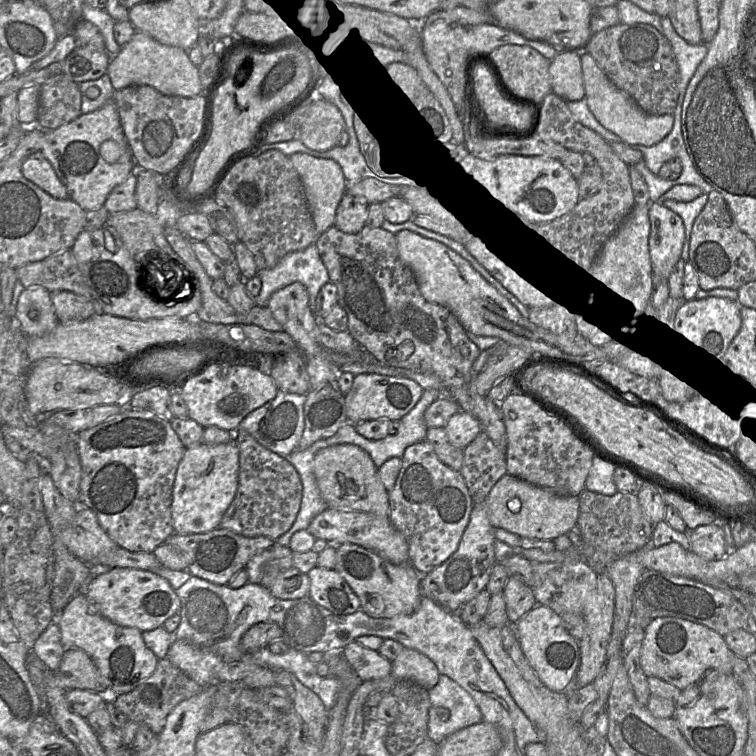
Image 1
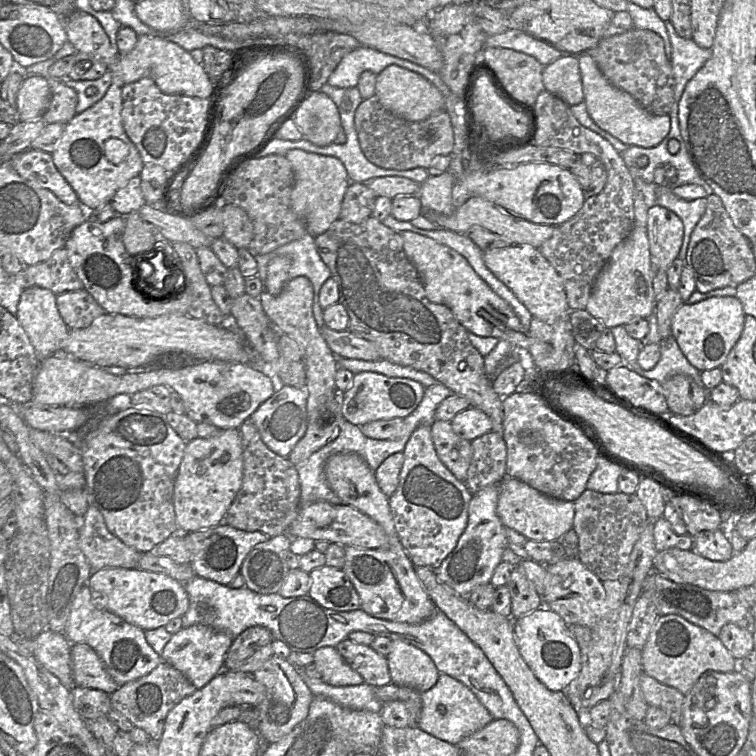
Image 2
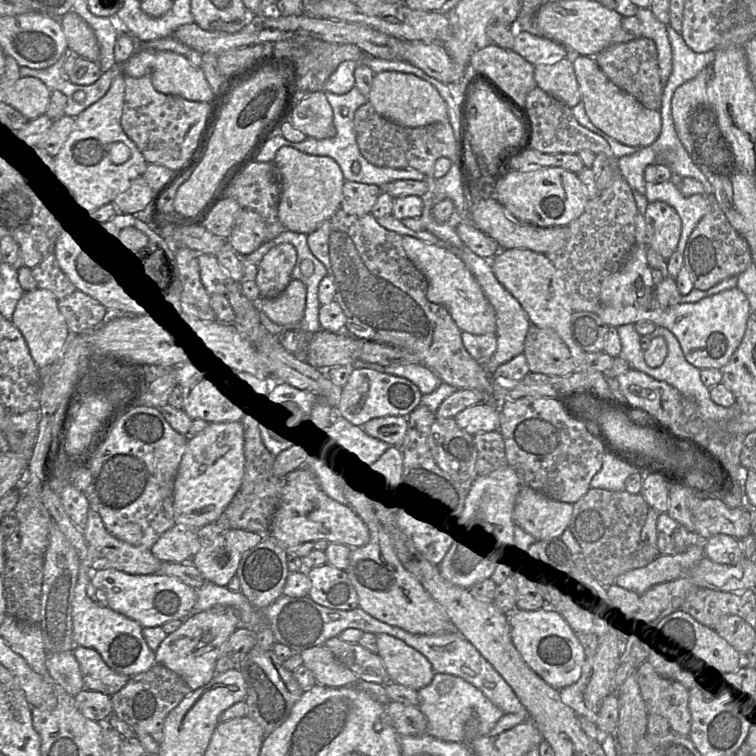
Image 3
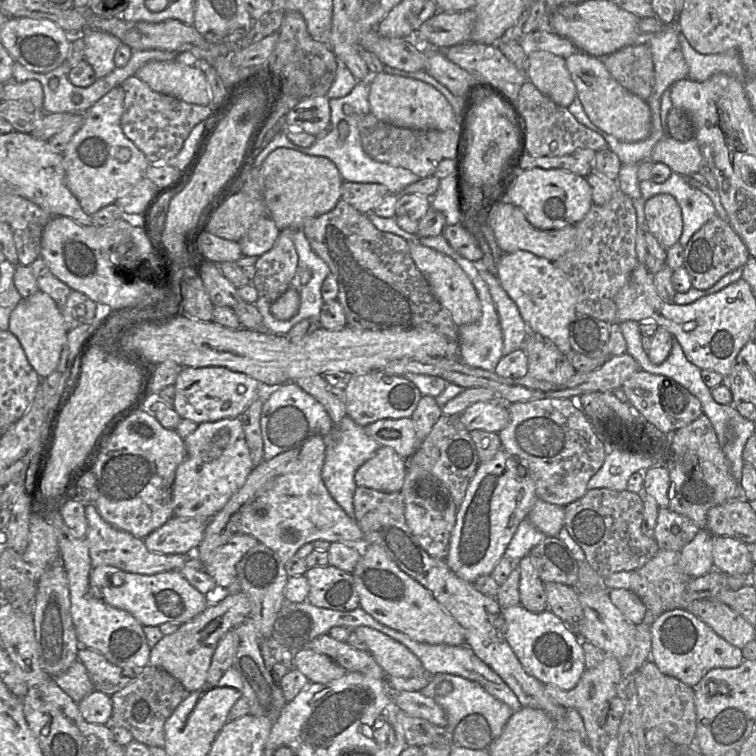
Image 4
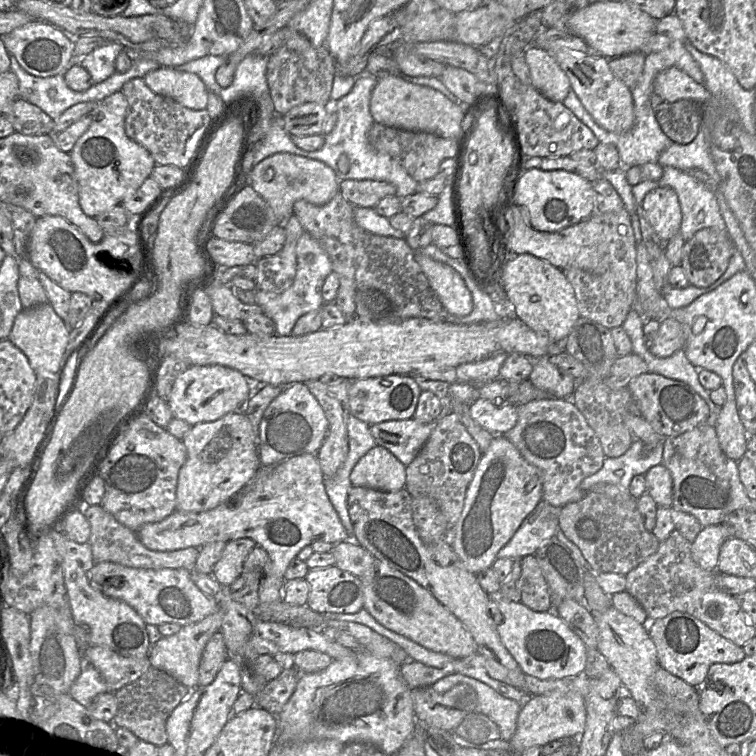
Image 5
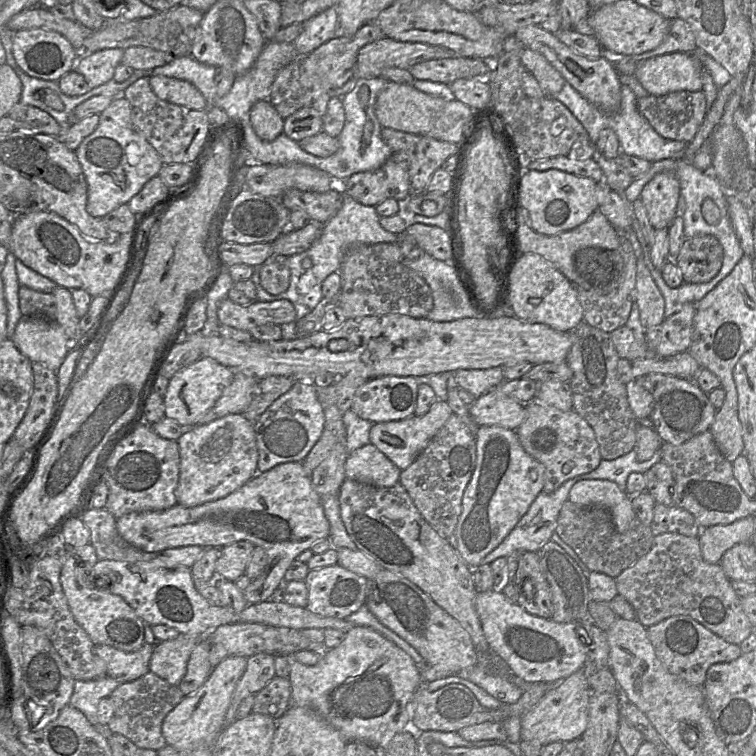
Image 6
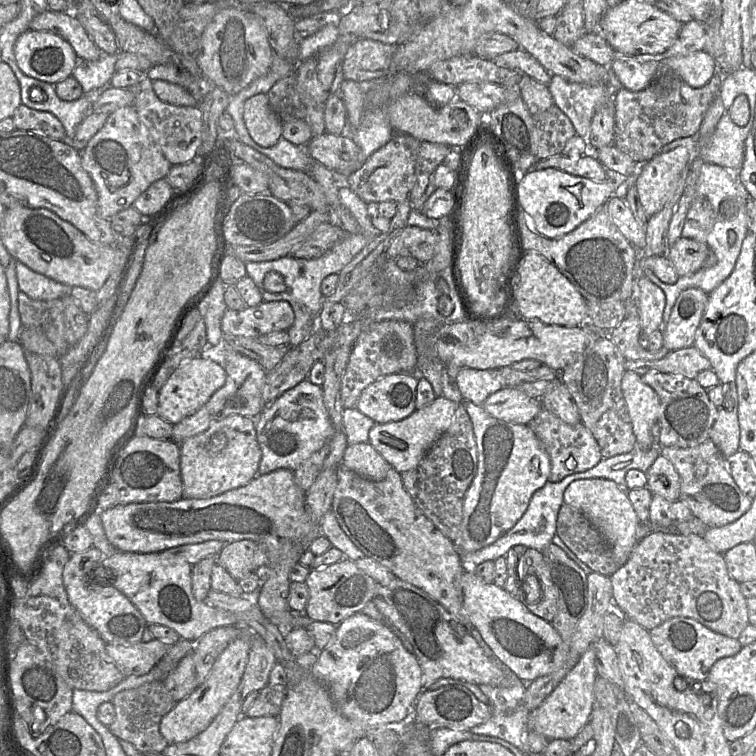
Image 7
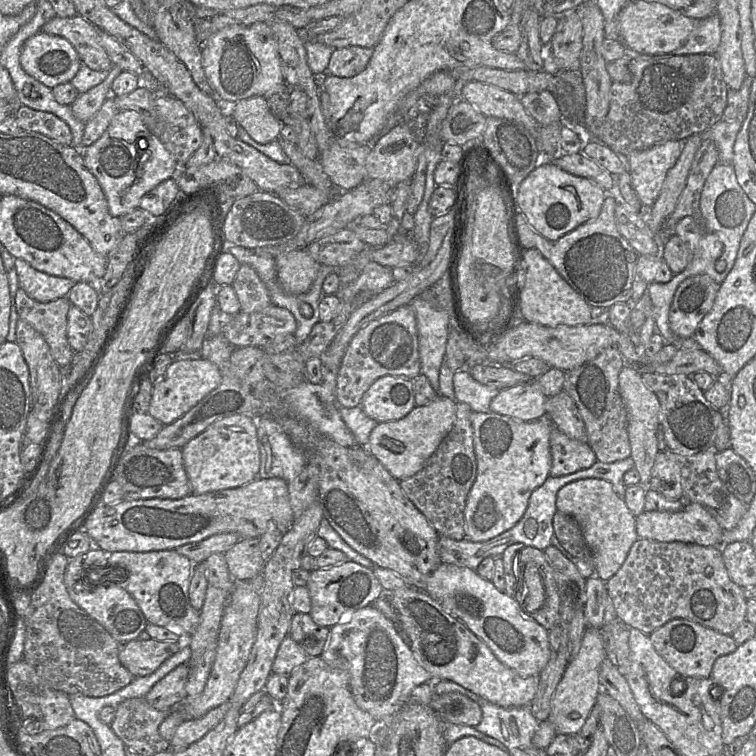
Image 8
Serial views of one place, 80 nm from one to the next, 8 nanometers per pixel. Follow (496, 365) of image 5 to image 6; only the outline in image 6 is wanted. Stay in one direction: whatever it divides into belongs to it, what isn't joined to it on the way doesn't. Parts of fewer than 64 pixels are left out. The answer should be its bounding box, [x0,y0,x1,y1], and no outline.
[454,366,505,398]

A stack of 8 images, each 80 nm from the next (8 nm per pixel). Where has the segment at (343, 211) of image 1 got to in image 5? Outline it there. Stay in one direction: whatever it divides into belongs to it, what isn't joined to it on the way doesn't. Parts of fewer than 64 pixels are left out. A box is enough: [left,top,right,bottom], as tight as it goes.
[339,179,396,208]

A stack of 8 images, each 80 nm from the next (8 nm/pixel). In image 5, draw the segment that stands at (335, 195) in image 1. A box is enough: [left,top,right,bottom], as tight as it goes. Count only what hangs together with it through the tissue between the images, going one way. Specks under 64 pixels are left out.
[249,152,339,223]

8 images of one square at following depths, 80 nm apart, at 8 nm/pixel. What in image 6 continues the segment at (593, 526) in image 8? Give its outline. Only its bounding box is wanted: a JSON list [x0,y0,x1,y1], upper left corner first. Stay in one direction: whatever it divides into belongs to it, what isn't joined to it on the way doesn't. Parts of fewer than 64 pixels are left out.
[568,480,636,532]

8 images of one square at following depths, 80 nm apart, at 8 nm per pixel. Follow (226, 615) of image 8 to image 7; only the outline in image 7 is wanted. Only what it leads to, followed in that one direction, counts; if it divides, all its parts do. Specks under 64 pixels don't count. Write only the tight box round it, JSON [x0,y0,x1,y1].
[160,637,251,744]

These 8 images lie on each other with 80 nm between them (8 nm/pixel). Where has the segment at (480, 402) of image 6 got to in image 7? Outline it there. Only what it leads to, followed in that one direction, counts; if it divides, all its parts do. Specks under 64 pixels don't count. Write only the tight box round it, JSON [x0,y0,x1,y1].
[482,387,542,425]

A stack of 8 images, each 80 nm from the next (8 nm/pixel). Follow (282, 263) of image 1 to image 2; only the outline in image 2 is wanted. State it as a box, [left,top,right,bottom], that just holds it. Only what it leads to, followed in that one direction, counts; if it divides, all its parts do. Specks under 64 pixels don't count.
[255,234,331,329]

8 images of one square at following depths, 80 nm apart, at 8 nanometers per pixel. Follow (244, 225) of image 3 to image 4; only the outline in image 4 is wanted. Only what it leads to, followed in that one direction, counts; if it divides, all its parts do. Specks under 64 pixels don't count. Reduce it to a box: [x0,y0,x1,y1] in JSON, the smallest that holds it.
[239,216,280,257]

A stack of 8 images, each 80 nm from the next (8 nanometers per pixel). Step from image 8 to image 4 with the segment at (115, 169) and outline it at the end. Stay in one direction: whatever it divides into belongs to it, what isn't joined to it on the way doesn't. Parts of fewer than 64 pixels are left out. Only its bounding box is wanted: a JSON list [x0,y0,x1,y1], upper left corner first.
[62,86,151,216]

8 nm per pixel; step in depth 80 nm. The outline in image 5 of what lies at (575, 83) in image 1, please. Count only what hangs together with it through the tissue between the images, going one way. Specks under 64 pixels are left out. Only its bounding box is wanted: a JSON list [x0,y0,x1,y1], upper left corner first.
[524,44,571,103]

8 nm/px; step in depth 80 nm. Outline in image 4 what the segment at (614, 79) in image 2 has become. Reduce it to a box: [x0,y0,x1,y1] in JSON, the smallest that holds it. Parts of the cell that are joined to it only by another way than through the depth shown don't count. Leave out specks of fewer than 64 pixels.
[600,44,655,100]

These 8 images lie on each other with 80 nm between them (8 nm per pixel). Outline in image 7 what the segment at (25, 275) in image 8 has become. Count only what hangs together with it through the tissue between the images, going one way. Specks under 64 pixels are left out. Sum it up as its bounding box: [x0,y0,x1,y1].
[16,261,72,301]

